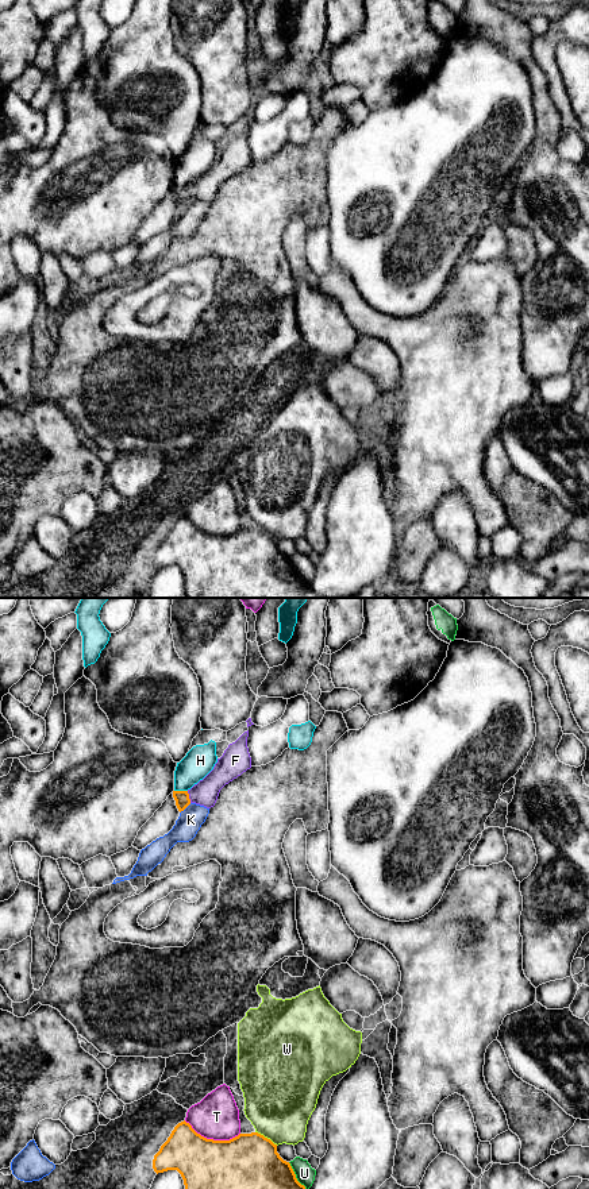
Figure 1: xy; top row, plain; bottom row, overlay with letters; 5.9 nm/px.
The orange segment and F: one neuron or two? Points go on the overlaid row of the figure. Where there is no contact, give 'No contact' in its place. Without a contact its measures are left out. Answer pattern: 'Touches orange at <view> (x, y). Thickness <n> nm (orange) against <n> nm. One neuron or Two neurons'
Touches orange at xy (188, 796). Thickness 90 nm (orange) against 150 nm. One neuron

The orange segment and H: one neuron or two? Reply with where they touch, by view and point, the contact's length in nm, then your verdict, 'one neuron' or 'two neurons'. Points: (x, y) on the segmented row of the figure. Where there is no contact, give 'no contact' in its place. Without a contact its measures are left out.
xy (181, 791) | 80 nm | two neurons

